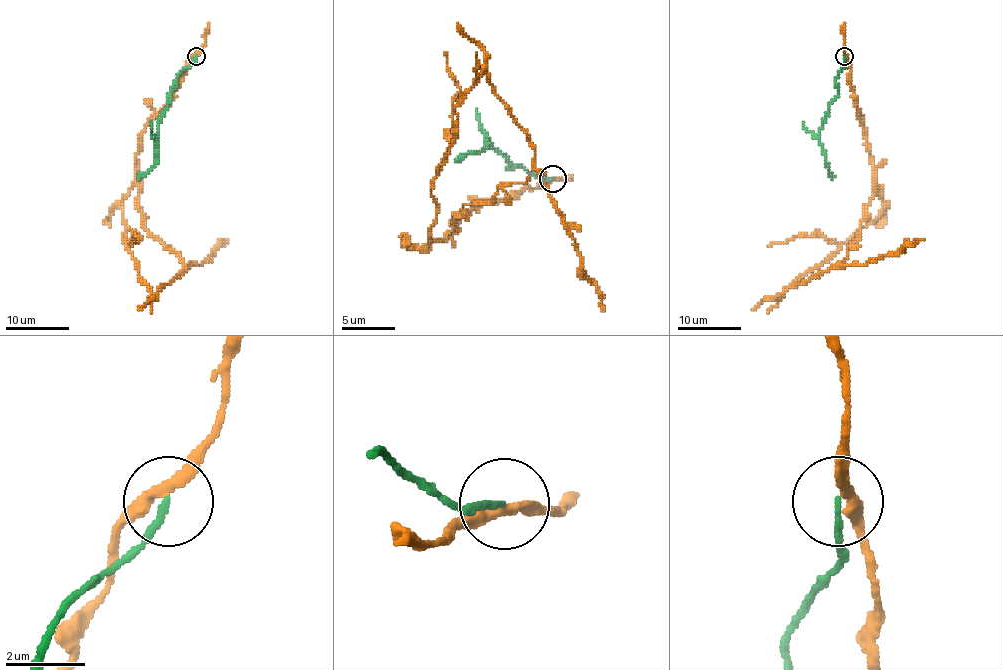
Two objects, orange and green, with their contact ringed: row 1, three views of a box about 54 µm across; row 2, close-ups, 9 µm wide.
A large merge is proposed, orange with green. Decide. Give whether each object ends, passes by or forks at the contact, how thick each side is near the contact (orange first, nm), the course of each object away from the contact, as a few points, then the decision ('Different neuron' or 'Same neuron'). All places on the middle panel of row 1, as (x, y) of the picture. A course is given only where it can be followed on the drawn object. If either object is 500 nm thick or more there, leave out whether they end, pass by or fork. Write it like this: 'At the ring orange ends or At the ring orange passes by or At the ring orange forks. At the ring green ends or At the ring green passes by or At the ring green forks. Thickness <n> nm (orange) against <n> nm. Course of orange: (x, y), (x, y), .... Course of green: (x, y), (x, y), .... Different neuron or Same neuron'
At the ring orange passes by. At the ring green ends. Thickness 280 nm (orange) against 150 nm. Course of orange: (554, 180), (482, 202), (428, 247), (431, 186), (455, 138), (455, 106), (484, 63), (458, 23). Course of green: (554, 178), (538, 178), (522, 164), (508, 170), (503, 154), (492, 146), (487, 135), (484, 148), (455, 159). Different neuron

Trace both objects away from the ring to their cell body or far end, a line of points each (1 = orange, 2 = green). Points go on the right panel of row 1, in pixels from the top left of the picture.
1: (845, 56), (874, 183), (880, 189), (885, 208), (781, 294), (767, 298), (751, 310)
2: (843, 56), (843, 67), (836, 76), (839, 92), (829, 105), (829, 113), (818, 138), (832, 177)

